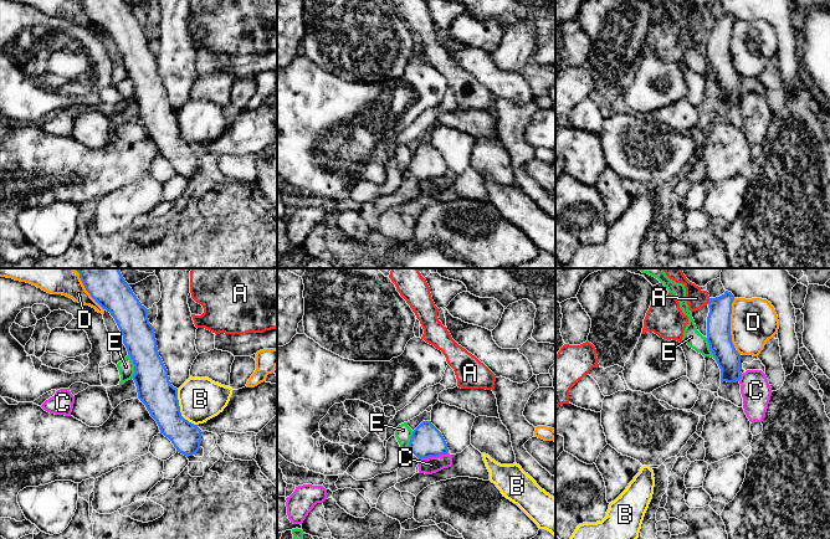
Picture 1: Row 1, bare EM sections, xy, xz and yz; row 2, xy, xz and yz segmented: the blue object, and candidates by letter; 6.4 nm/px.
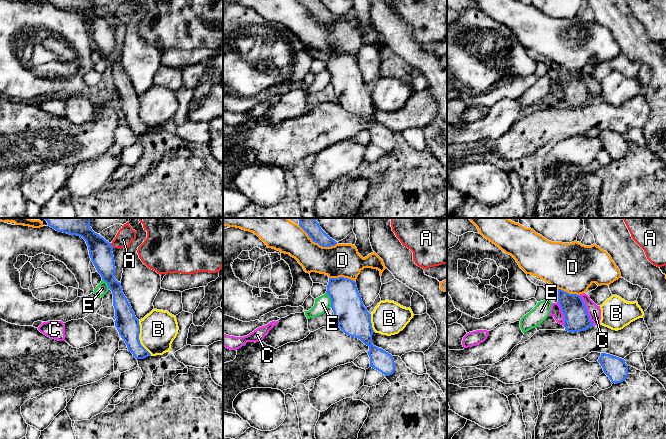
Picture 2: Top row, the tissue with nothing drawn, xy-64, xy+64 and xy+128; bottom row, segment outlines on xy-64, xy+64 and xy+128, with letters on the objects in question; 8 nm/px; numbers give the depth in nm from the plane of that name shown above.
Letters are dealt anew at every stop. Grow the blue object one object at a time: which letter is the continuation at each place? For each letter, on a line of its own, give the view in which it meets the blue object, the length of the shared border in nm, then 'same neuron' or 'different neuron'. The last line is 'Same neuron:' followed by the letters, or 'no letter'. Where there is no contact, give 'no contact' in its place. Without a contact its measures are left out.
A: yz | 40 nm | different neuron
B: xy | 280 nm | different neuron
C: xz | 200 nm | different neuron
D: yz | 380 nm | different neuron
E: yz | 180 nm | different neuron
Same neuron: no letter

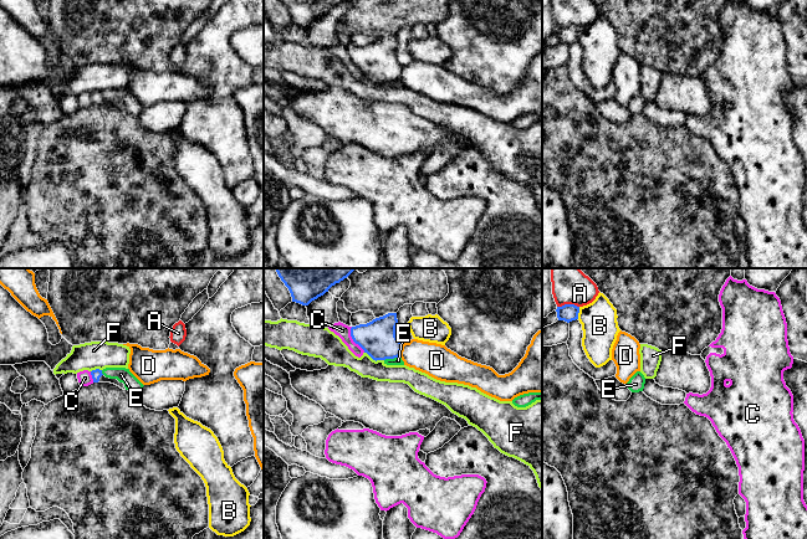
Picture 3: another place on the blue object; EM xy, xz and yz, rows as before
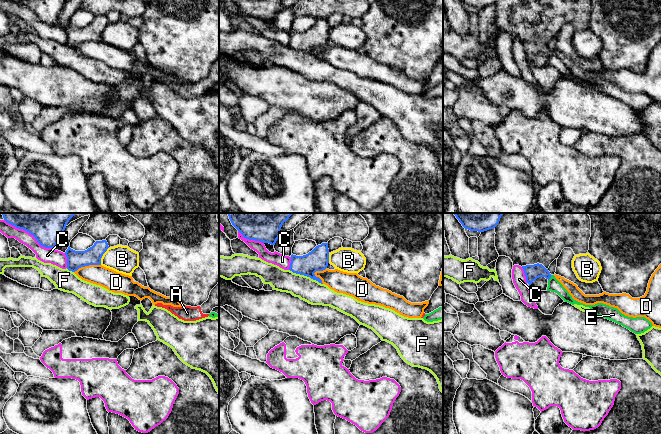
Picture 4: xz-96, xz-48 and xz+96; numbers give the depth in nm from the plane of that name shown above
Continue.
A: yz | 140 nm | different neuron
B: yz | 80 nm | different neuron
C: xz | 190 nm | different neuron
D: xz | 80 nm | different neuron
E: xz | 110 nm | different neuron
F: xz | 140 nm | different neuron
Same neuron: no letter

